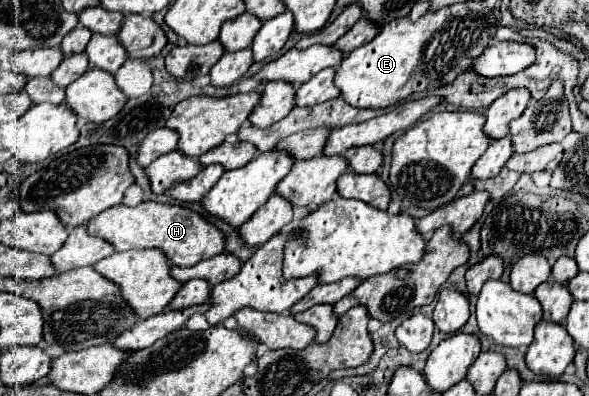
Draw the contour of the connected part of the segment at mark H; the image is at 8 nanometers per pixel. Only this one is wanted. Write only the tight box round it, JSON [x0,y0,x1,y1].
[86,202,224,266]

